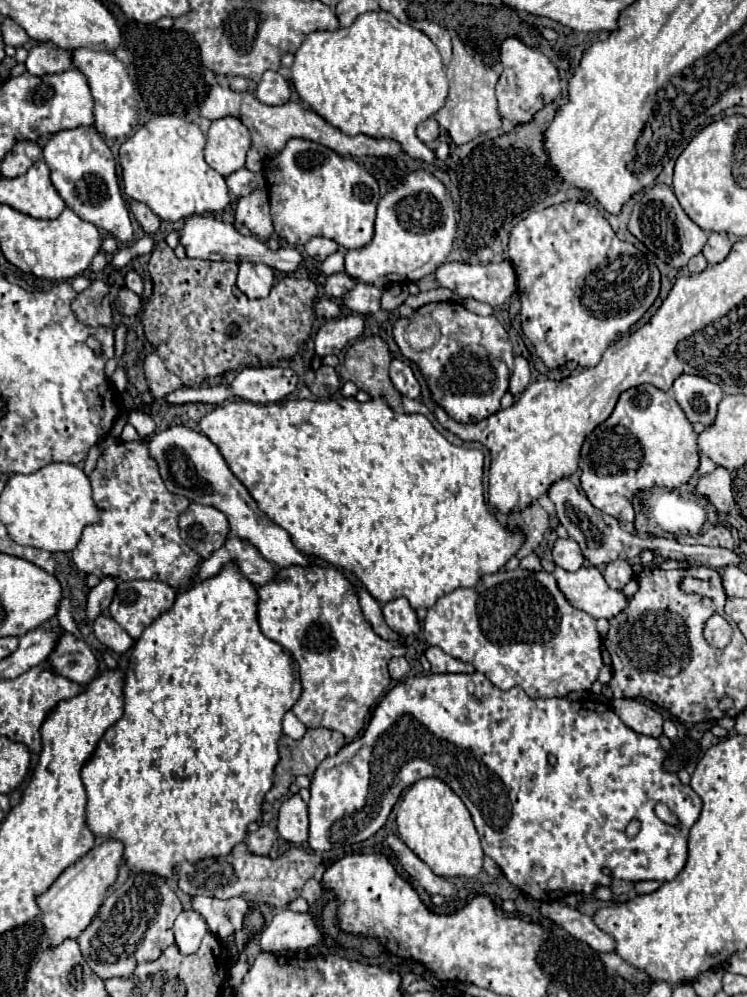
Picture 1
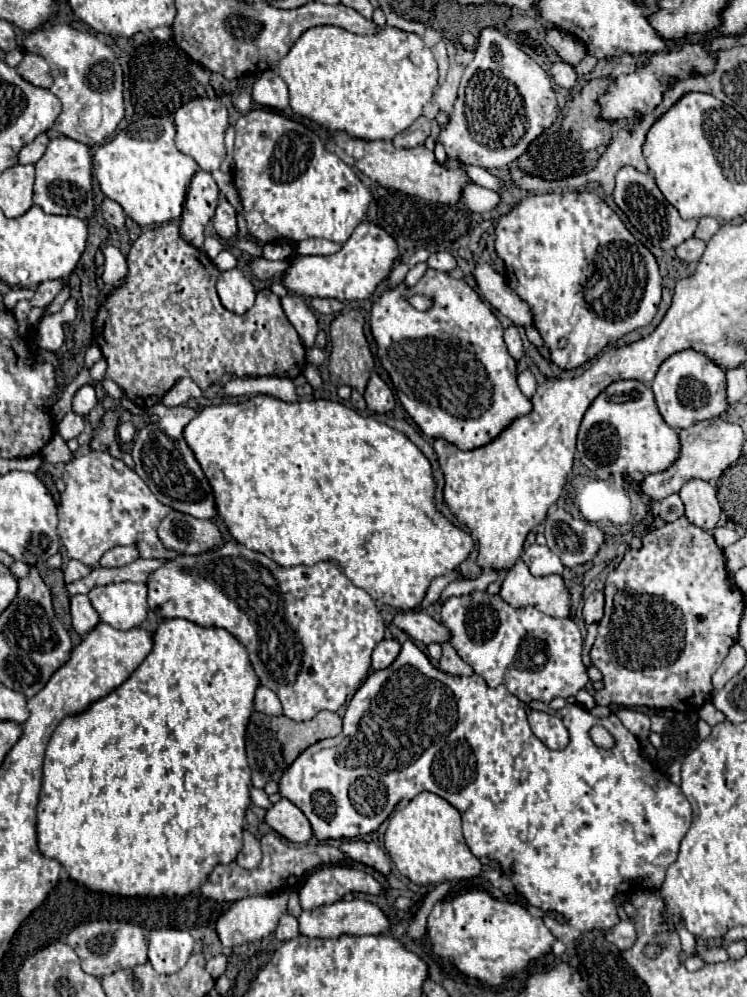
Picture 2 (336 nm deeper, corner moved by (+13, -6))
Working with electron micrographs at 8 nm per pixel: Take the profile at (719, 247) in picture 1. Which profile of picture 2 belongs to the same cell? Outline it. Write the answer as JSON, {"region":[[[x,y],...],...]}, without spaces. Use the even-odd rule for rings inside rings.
{"region":[[[700,218],[694,238],[702,240],[702,242],[710,242],[714,232],[718,232],[718,228],[720,228],[720,222],[716,218]]]}

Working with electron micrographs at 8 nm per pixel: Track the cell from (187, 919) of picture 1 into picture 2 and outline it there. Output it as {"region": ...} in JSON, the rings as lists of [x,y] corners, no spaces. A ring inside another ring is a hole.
{"region":[[[156,928],[148,938],[148,960],[158,974],[178,972],[188,962],[194,948],[194,938],[188,930]]]}

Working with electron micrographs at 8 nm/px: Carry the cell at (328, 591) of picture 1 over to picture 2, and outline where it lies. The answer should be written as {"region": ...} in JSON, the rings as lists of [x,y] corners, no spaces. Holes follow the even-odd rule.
{"region":[[[226,542],[222,548],[214,548],[206,554],[196,554],[196,556],[178,556],[174,560],[168,560],[166,566],[158,568],[156,572],[150,574],[148,580],[148,606],[150,610],[158,616],[158,618],[184,618],[190,620],[198,626],[218,626],[218,628],[226,628],[228,632],[232,632],[250,652],[250,662],[254,672],[258,674],[262,686],[270,688],[282,702],[284,708],[284,716],[296,722],[306,722],[312,720],[320,710],[330,710],[330,712],[338,712],[340,706],[344,706],[348,702],[348,698],[354,696],[354,692],[366,682],[368,674],[370,674],[370,654],[374,650],[374,646],[378,642],[382,642],[384,638],[384,620],[380,616],[380,610],[376,606],[376,602],[362,590],[356,588],[342,572],[340,568],[336,568],[332,562],[318,562],[314,566],[278,566],[274,560],[270,560],[268,556],[248,550],[246,546],[242,546],[240,542]]]}

